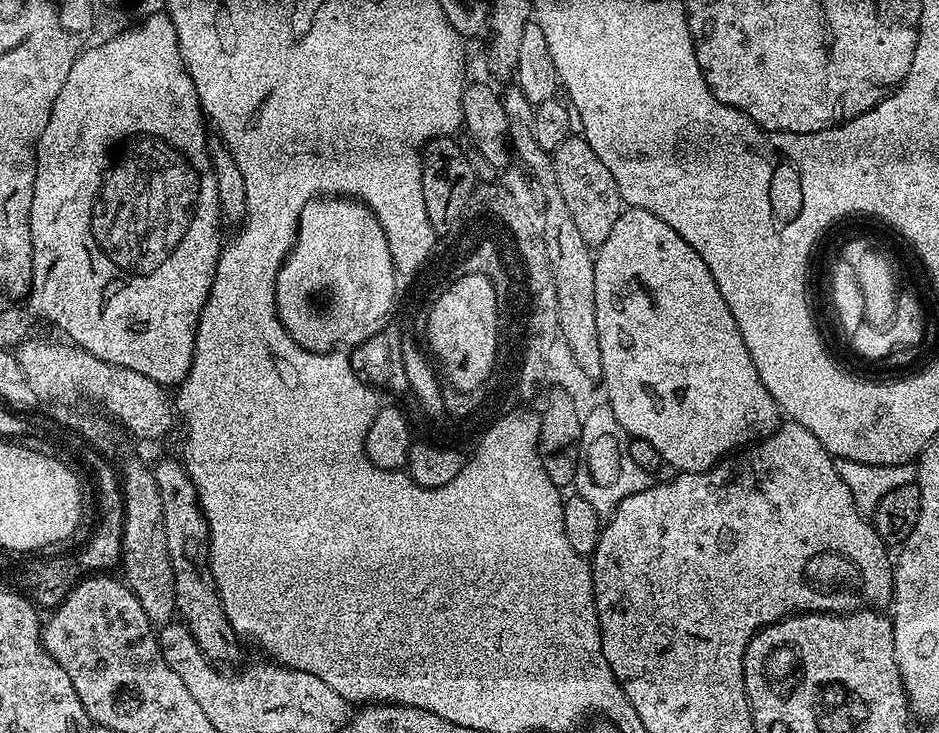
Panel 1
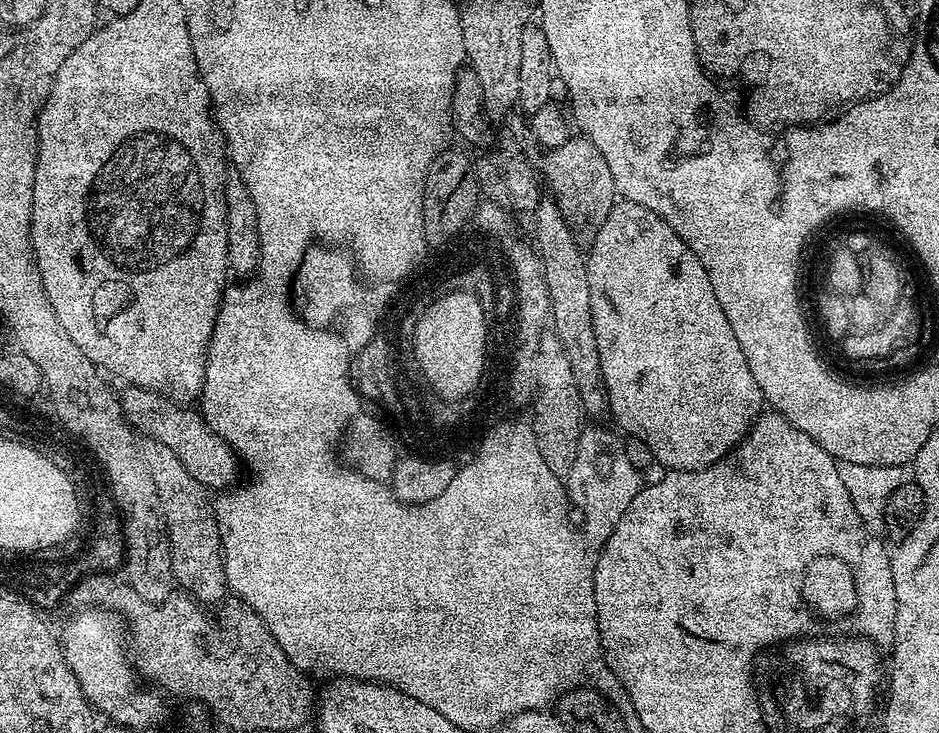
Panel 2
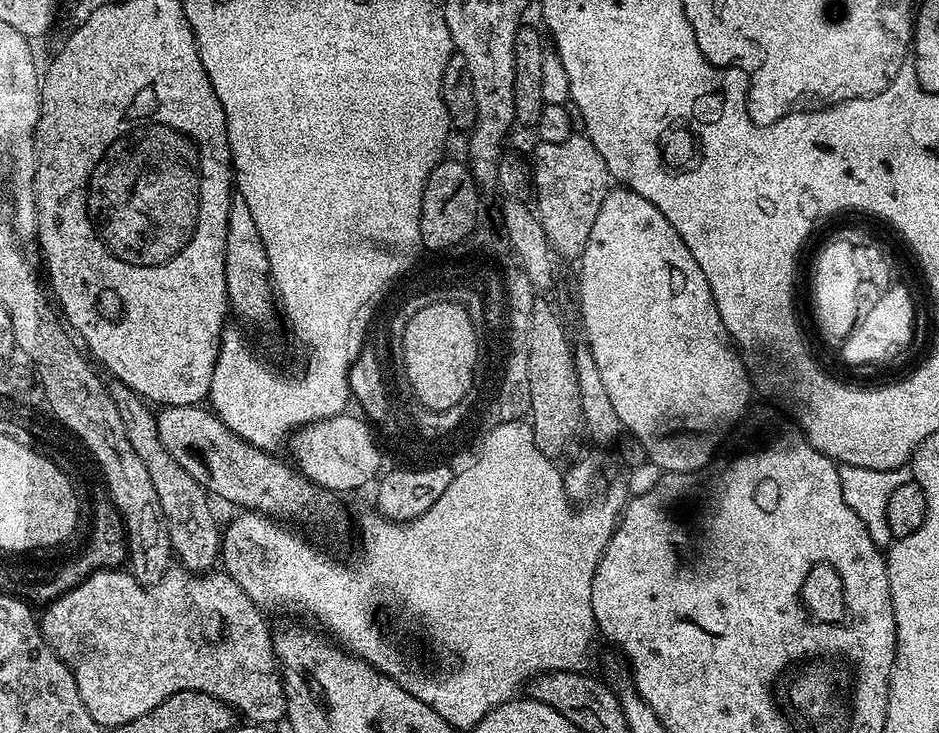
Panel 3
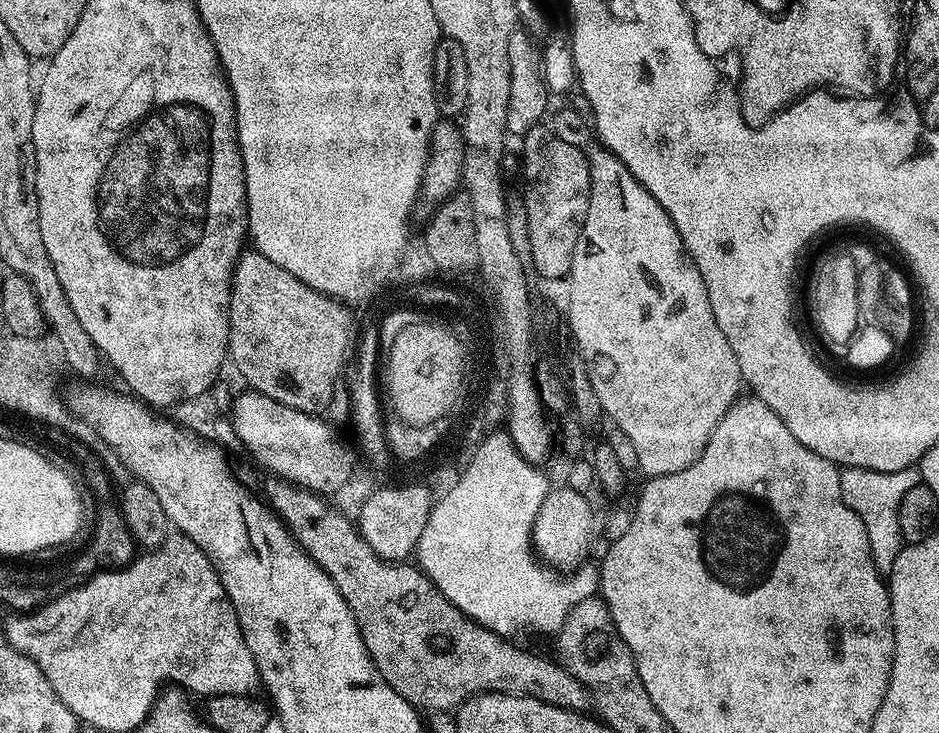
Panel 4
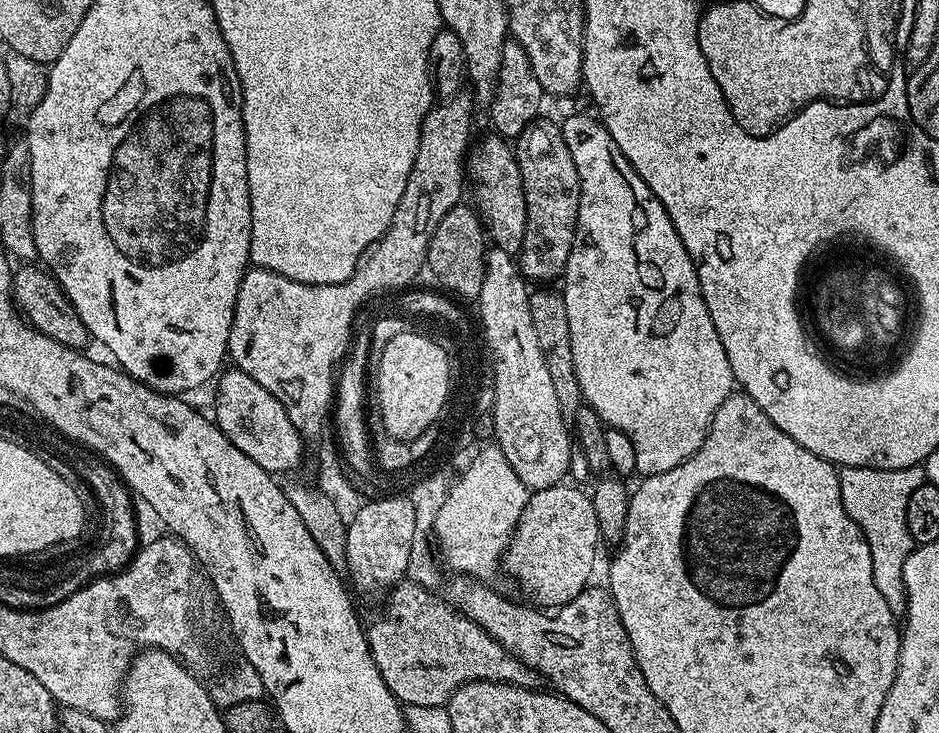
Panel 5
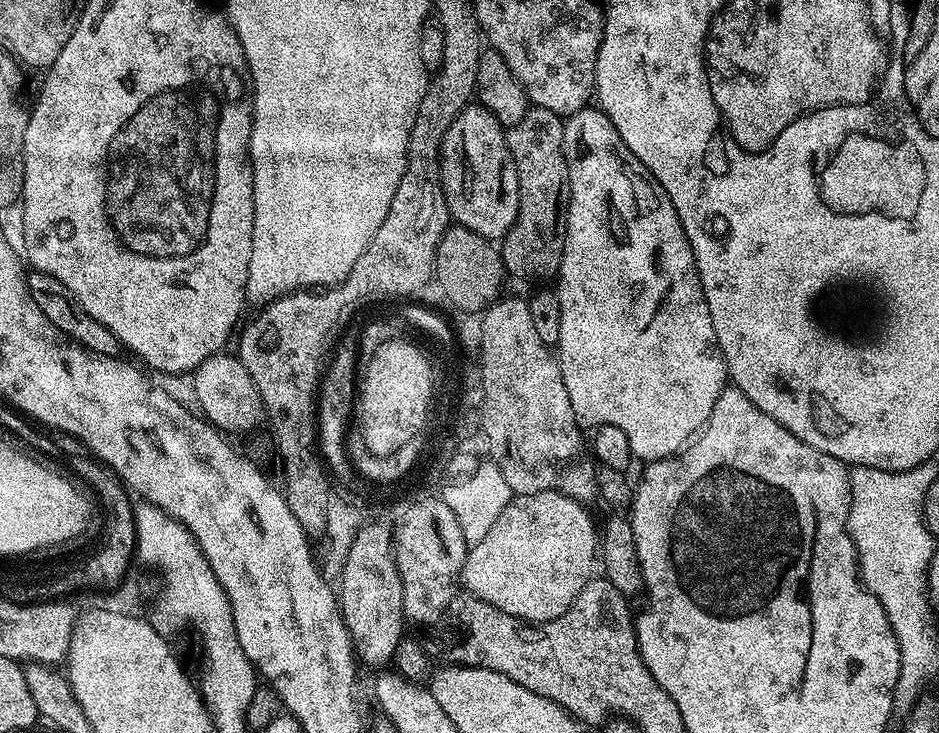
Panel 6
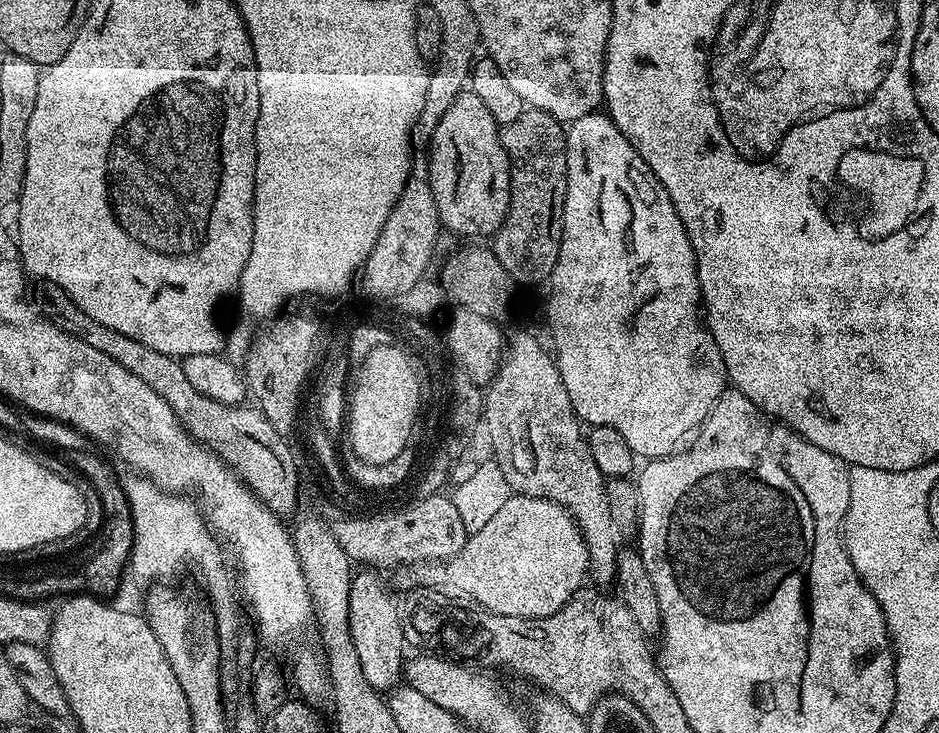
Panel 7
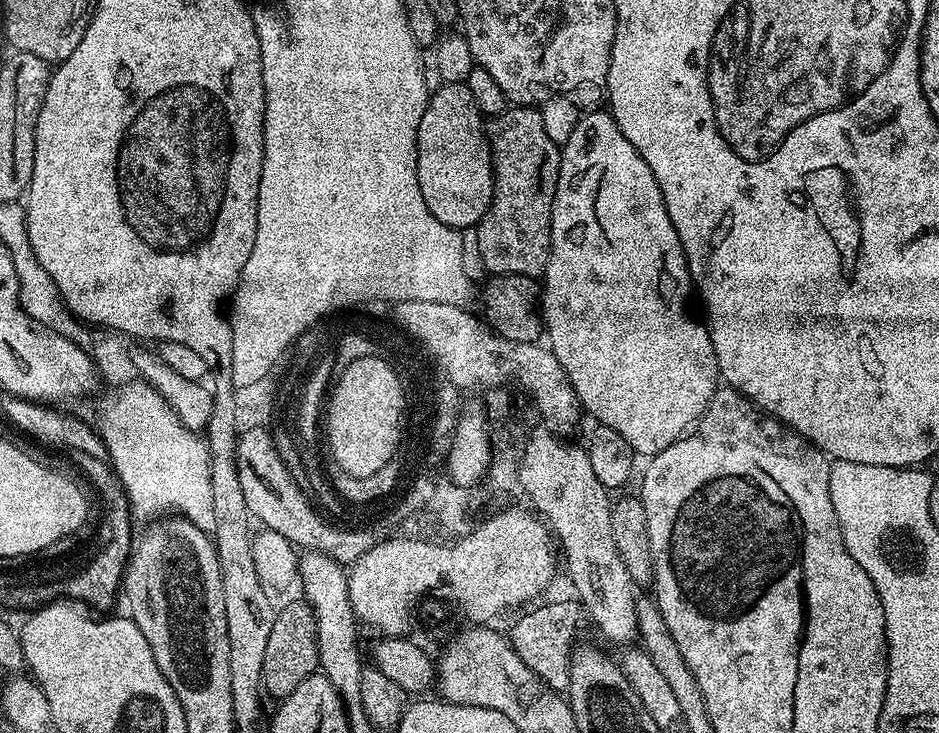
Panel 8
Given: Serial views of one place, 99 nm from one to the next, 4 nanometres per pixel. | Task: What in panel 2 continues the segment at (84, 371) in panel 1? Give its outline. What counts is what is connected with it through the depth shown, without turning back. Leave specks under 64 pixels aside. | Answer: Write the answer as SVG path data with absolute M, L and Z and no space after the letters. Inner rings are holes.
M128 386L122 393L127 397L125 403L131 416L130 424L141 433L144 431L145 437L166 442L166 446L170 446L170 450L182 458L182 466L186 466L186 470L190 470L190 474L194 474L194 478L198 478L205 488L224 490L237 483L238 460L232 447L210 427L199 411L191 412L188 409L191 407L152 392L149 388Z

